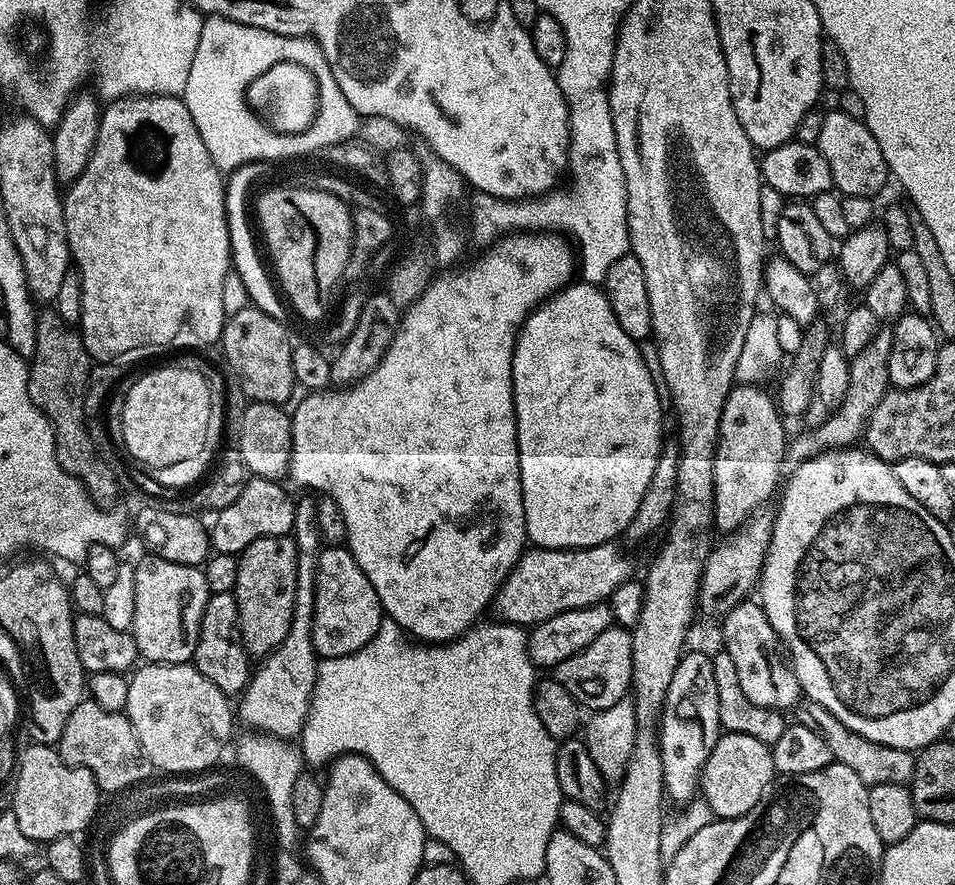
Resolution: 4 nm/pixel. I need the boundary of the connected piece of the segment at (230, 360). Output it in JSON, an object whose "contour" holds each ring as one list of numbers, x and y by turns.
{"contour":[[249,306,238,310,224,321,224,333,218,341,224,353,223,363,240,384,249,401,283,405,290,390,297,384,292,365,294,340,288,337,285,325,262,310]]}

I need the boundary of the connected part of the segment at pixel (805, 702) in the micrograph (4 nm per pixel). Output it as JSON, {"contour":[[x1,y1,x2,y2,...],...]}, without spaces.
{"contour":[[807,698,801,699,800,703,796,705,794,715,802,726,810,726,810,730,814,730,814,734,822,734,822,738,826,738,826,746,830,746,833,761,842,766,850,766,850,770,854,770,854,774,858,774,858,778,862,778,864,784,871,786,882,782,894,782,895,784,911,785,916,765,913,753,894,746,882,746,878,742,870,742,866,738,854,734,854,730,842,726,842,722,838,722,838,718,834,718,834,714,830,714,830,710,818,706,818,702]]}

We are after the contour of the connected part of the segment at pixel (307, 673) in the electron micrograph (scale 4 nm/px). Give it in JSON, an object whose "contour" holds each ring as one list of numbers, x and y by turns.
{"contour":[[316,500,295,501,294,526,290,533,296,542,296,561,298,570,296,571,296,593,294,594,294,614,290,618,290,630,286,630,286,638,278,642,278,646,255,665,242,695,239,697,240,708,238,704,238,720,245,724,245,729,252,732,264,732,268,736,279,736,281,740,291,741,299,737,303,730,304,719,310,710,311,694,315,686,316,667,318,657,314,650,312,641,312,619,314,618,314,590,316,589,316,557,320,555,322,541,320,531,318,530,318,518,316,517]]}

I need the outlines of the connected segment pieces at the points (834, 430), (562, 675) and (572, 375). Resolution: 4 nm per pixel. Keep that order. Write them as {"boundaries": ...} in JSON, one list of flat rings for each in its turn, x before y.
{"boundaries":[[[881,327,880,331,870,338,870,346,865,346,857,356,849,359,850,387,846,390,846,398,842,406,836,411,825,415,824,421,813,432,804,432,787,441,786,460,789,465,795,466,814,458,820,452,829,448,846,448,855,445,863,437,864,427,868,425,870,414,874,406,890,391,888,382,888,363,890,362,890,342,892,341,891,327]],[[613,626,602,630,590,646,578,650,566,662,558,662,554,678,574,694,574,698,585,709,601,710,610,708,629,695,632,686,632,667,634,666,634,646,632,633,627,628]],[[573,282,567,288,560,289,553,296,549,296,543,304,539,304,520,327,520,331,516,333,516,345,514,346,514,358,512,359,512,397,514,398,514,406,516,407,516,441,518,442,518,454,520,455,520,481,522,482,522,502,524,503,524,517,526,518,526,534,529,541,538,548,589,548,590,546,598,546,599,544,611,544,617,538,623,537,628,531,630,522,638,514,638,506,642,502,642,494,646,494,646,486,650,486,650,477,654,475,654,466,658,466,658,458,660,450,665,443,664,437,664,412,660,409,660,392,657,381,654,379,654,372,648,369,648,364,644,361,644,356,640,353,641,345,630,338,630,334,626,334,626,330,622,330,622,326,618,326,618,318,614,318,614,310,610,310,610,302,608,296,604,292,603,287,592,284,579,284]]]}

